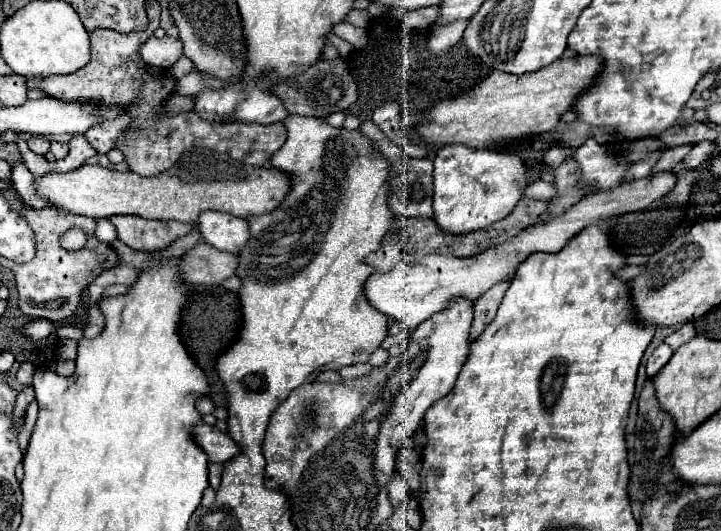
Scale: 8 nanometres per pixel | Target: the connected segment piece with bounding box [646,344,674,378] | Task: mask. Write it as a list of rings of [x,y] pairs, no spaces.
[[[660,344],[660,346],[654,350],[654,354],[648,358],[648,364],[646,364],[648,376],[650,376],[650,378],[656,376],[658,370],[668,364],[668,360],[672,358],[672,354],[674,354],[674,352],[668,348],[668,344]]]

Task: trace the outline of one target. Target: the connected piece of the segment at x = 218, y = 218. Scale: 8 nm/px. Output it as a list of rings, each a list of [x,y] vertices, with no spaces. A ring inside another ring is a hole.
[[[206,210],[198,218],[198,230],[204,242],[212,244],[222,252],[238,254],[238,250],[248,242],[248,222],[244,218],[236,218],[226,212]]]

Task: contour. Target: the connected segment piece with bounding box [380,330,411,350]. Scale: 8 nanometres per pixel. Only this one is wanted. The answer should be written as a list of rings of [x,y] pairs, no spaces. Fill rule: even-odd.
[[[406,330],[406,331],[403,331],[403,332],[401,332],[400,334],[398,334],[396,336],[388,336],[382,342],[382,344],[380,346],[387,350],[392,345],[401,345],[401,344],[409,343],[410,338],[411,338],[411,333]],[[406,337],[407,337],[407,342],[406,342]]]

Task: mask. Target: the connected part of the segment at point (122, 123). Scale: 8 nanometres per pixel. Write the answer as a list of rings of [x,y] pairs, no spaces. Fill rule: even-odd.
[[[125,113],[116,118],[112,124],[106,124],[102,122],[100,126],[92,126],[88,132],[86,132],[86,138],[88,142],[92,144],[92,148],[98,152],[98,154],[108,154],[112,148],[114,148],[114,142],[116,138],[120,136],[120,132],[128,126],[130,122],[131,114]]]

